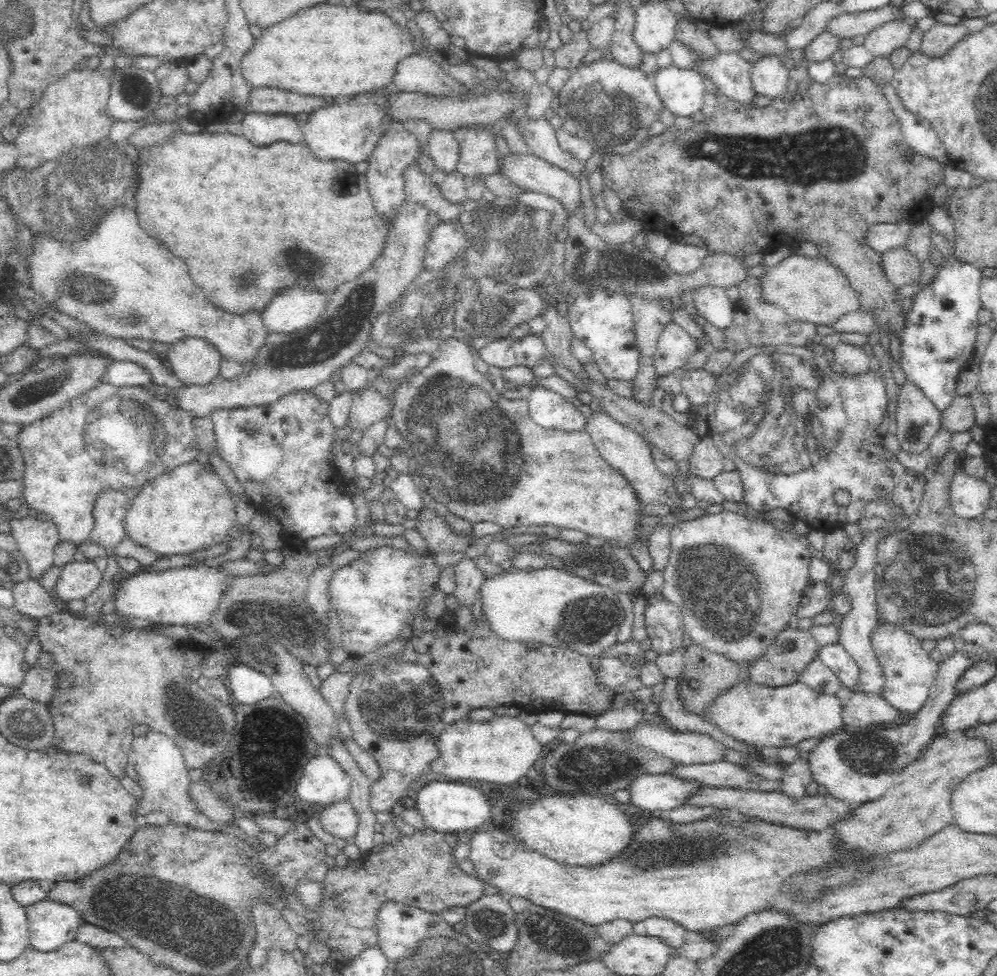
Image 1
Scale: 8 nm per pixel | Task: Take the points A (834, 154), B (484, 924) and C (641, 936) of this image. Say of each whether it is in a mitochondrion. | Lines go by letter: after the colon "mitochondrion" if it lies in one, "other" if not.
A: mitochondrion
B: mitochondrion
C: other

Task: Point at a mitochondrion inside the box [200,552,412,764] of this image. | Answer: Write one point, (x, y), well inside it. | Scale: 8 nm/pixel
(271, 658)

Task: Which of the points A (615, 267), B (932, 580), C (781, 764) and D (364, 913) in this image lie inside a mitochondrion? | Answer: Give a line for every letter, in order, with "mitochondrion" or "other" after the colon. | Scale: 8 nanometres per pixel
A: mitochondrion
B: mitochondrion
C: other
D: other

